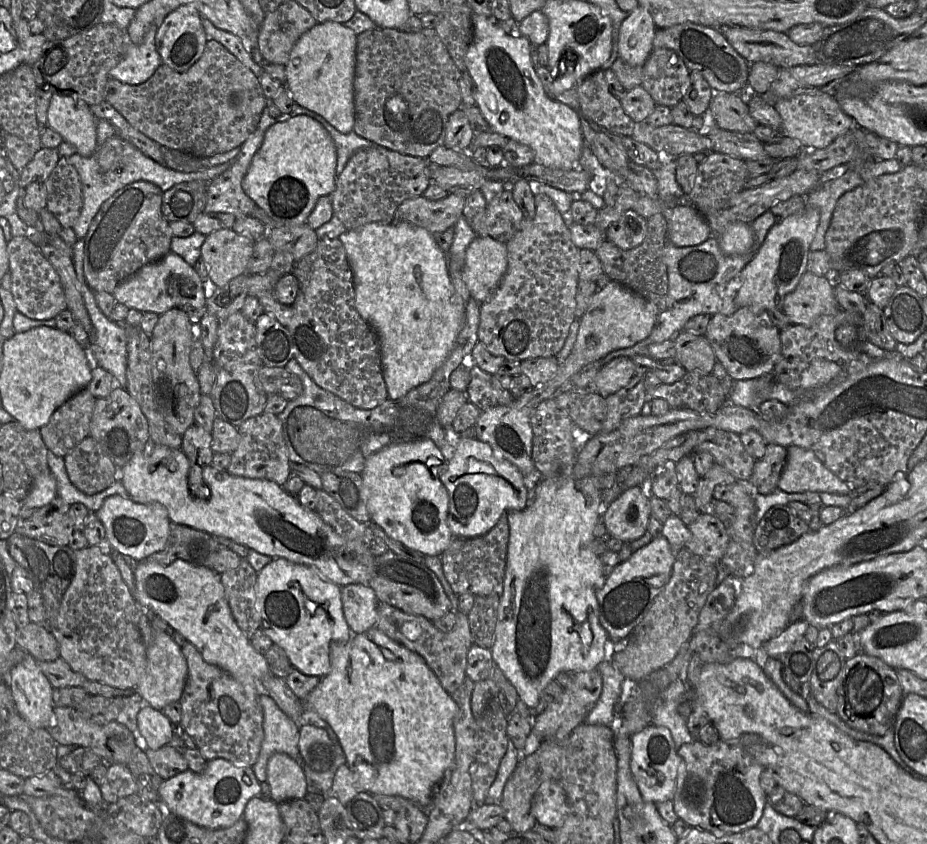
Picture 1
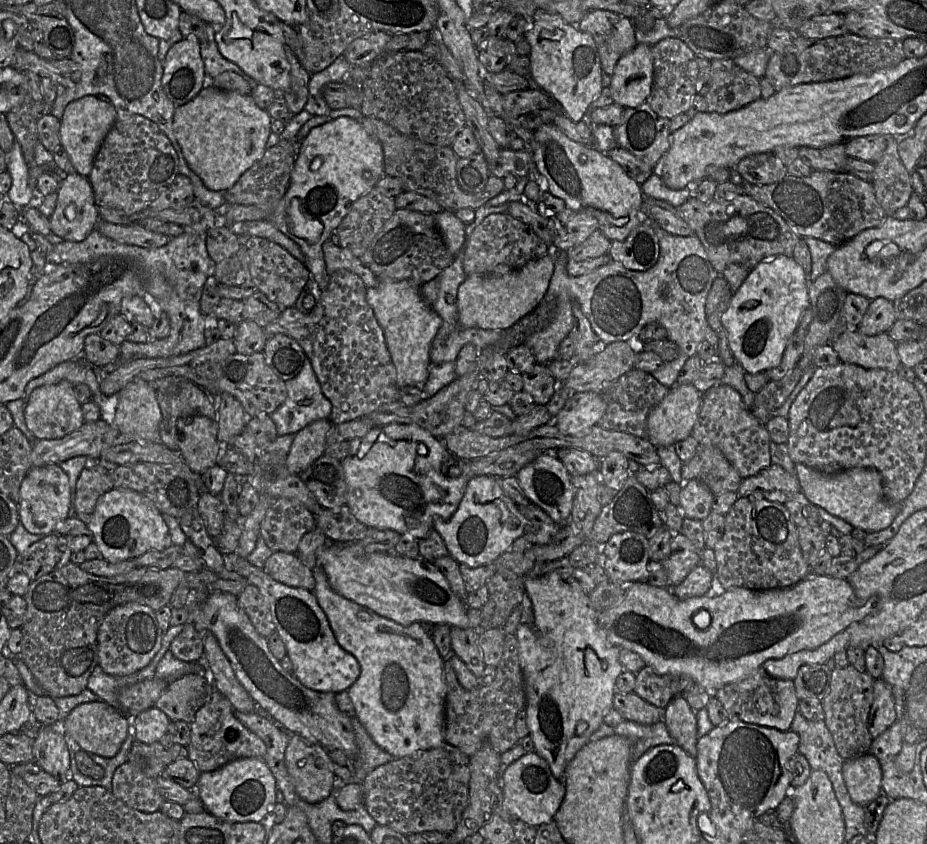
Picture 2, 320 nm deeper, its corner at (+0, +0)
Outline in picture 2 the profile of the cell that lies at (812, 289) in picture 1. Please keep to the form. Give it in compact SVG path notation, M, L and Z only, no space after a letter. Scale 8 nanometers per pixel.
M858 330L846 331L831 341L840 361L867 369L898 372L902 366L897 344L888 333L867 336Z

